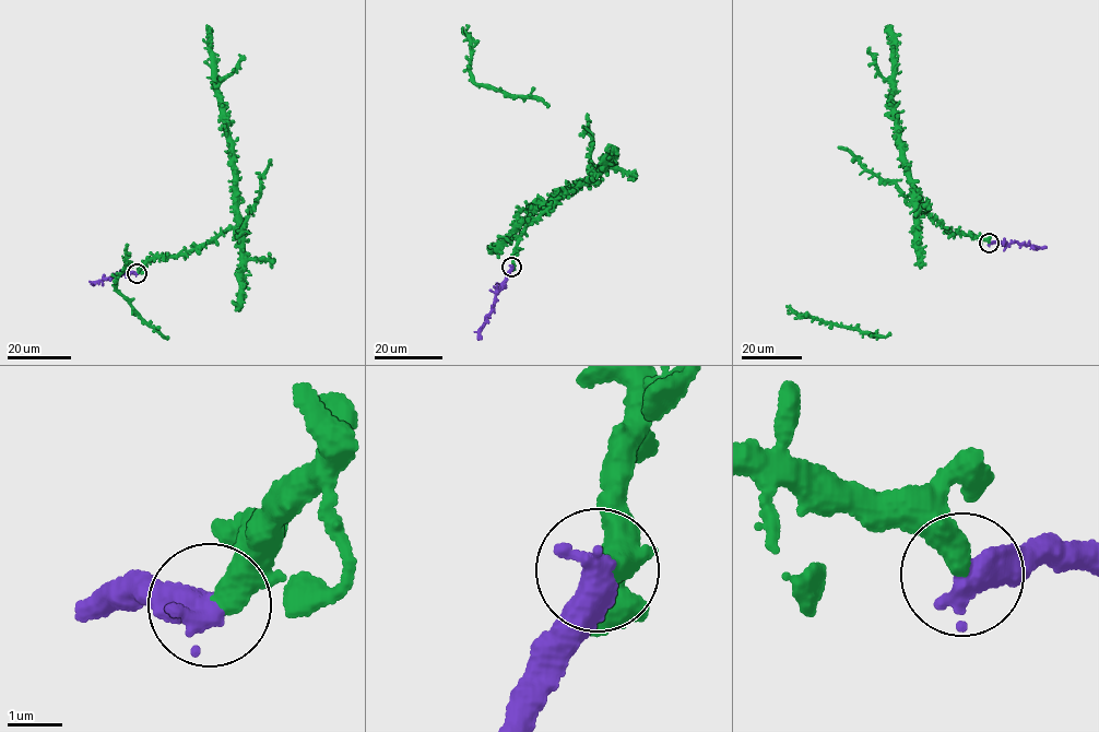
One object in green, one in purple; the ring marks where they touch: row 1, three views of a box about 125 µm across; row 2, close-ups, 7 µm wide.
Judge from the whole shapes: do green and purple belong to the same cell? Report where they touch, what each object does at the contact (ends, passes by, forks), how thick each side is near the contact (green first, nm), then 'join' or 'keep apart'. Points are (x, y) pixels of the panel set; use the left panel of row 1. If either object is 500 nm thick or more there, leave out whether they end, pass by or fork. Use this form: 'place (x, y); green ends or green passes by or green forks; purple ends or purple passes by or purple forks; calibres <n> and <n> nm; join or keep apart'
place (137, 273); calibres 440 and 600 nm; join

